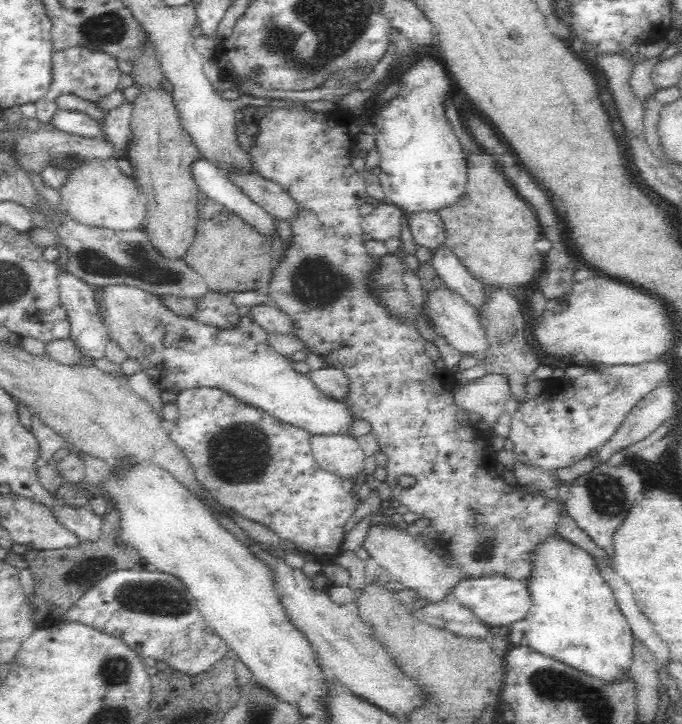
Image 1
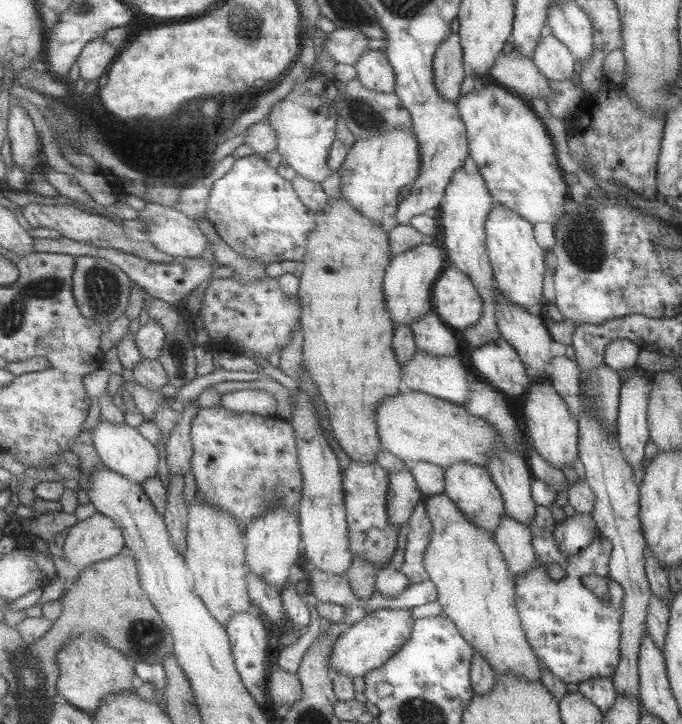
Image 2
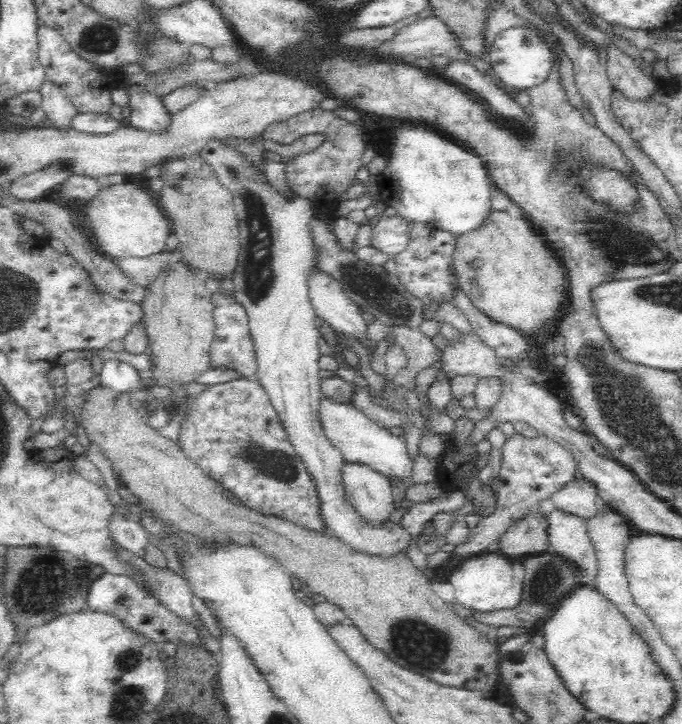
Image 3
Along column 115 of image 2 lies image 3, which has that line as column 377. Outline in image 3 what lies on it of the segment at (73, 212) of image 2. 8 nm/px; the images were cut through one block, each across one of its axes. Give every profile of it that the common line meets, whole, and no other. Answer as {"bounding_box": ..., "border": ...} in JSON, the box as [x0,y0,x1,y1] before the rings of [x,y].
{"bounding_box":[370,216,409,257],"border":[[[381,216],[371,230],[370,244],[390,257],[402,252],[409,241],[409,223],[401,216]]]}

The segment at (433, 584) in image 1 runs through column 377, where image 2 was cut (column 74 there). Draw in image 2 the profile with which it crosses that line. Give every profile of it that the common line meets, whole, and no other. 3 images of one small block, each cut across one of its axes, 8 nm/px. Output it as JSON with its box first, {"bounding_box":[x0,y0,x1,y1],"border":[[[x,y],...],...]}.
{"bounding_box":[62,512,126,568],"border":[[[96,512],[70,528],[62,548],[70,566],[78,563],[87,568],[91,563],[117,556],[126,547],[123,529],[109,517]]]}

